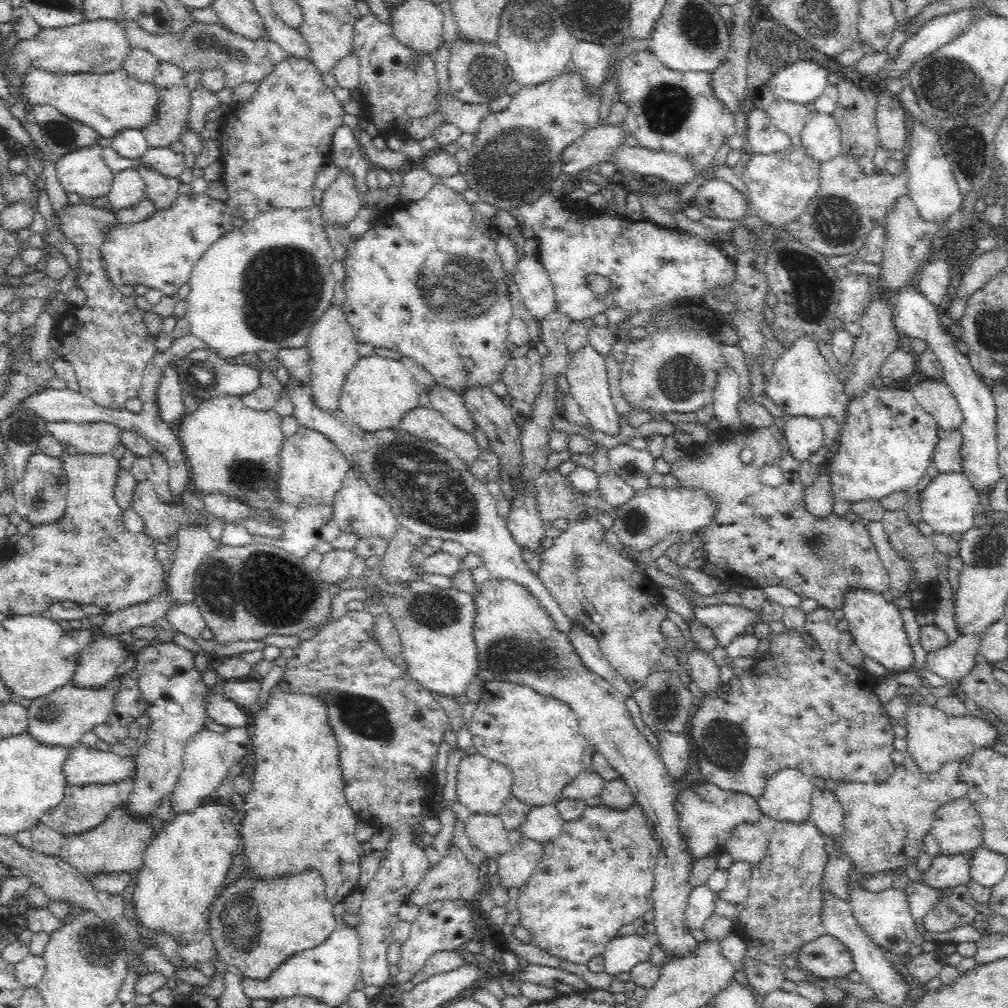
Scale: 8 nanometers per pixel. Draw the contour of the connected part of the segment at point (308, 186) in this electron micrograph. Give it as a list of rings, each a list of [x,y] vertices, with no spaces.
[[[293,57],[276,64],[273,68],[273,72],[265,76],[254,88],[251,97],[244,101],[244,104],[240,104],[236,108],[232,109],[230,114],[227,114],[220,121],[221,129],[218,136],[220,142],[220,155],[219,162],[221,163],[221,178],[220,182],[226,188],[228,198],[225,204],[230,208],[234,217],[243,218],[245,221],[253,219],[259,212],[266,212],[270,210],[276,210],[281,208],[301,209],[312,206],[312,188],[314,187],[314,180],[316,180],[316,174],[320,168],[326,164],[329,159],[329,152],[331,151],[332,134],[334,130],[338,130],[338,126],[342,126],[344,114],[342,104],[336,96],[334,91],[331,90],[322,81],[321,71],[310,61],[299,60]]]

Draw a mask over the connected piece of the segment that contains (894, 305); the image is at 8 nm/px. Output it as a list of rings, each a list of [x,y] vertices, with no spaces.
[[[871,277],[869,284],[869,297],[872,303],[883,300],[891,308],[891,321],[899,334],[906,338],[921,338],[928,343],[928,349],[932,351],[940,361],[944,369],[945,385],[952,391],[957,400],[963,421],[960,426],[962,433],[963,474],[968,476],[971,484],[977,492],[989,493],[994,484],[1002,480],[1002,474],[998,467],[997,440],[996,440],[996,401],[993,399],[991,387],[986,385],[971,367],[970,361],[955,345],[955,339],[948,334],[940,323],[941,310],[932,304],[913,284],[902,285],[890,291],[883,286],[883,277]]]

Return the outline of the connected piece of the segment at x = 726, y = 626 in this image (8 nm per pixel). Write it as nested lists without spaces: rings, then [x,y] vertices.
[[[715,605],[692,608],[695,620],[715,637],[717,646],[725,649],[736,636],[744,634],[750,623],[763,622],[760,615],[744,611],[735,605]]]

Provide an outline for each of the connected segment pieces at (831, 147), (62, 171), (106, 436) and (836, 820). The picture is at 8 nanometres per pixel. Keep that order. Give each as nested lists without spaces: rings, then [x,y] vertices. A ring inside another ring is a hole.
[[[816,110],[809,113],[798,140],[806,154],[820,163],[841,152],[841,131],[835,118]]]
[[[98,145],[56,158],[54,165],[59,183],[66,193],[76,192],[86,201],[109,194],[114,173],[105,163]]]
[[[49,422],[45,427],[63,445],[72,445],[81,453],[95,455],[111,453],[121,444],[123,431],[119,426],[107,422]]]
[[[816,787],[812,791],[809,819],[824,836],[838,838],[844,834],[844,809],[835,791],[827,787],[824,790]]]

